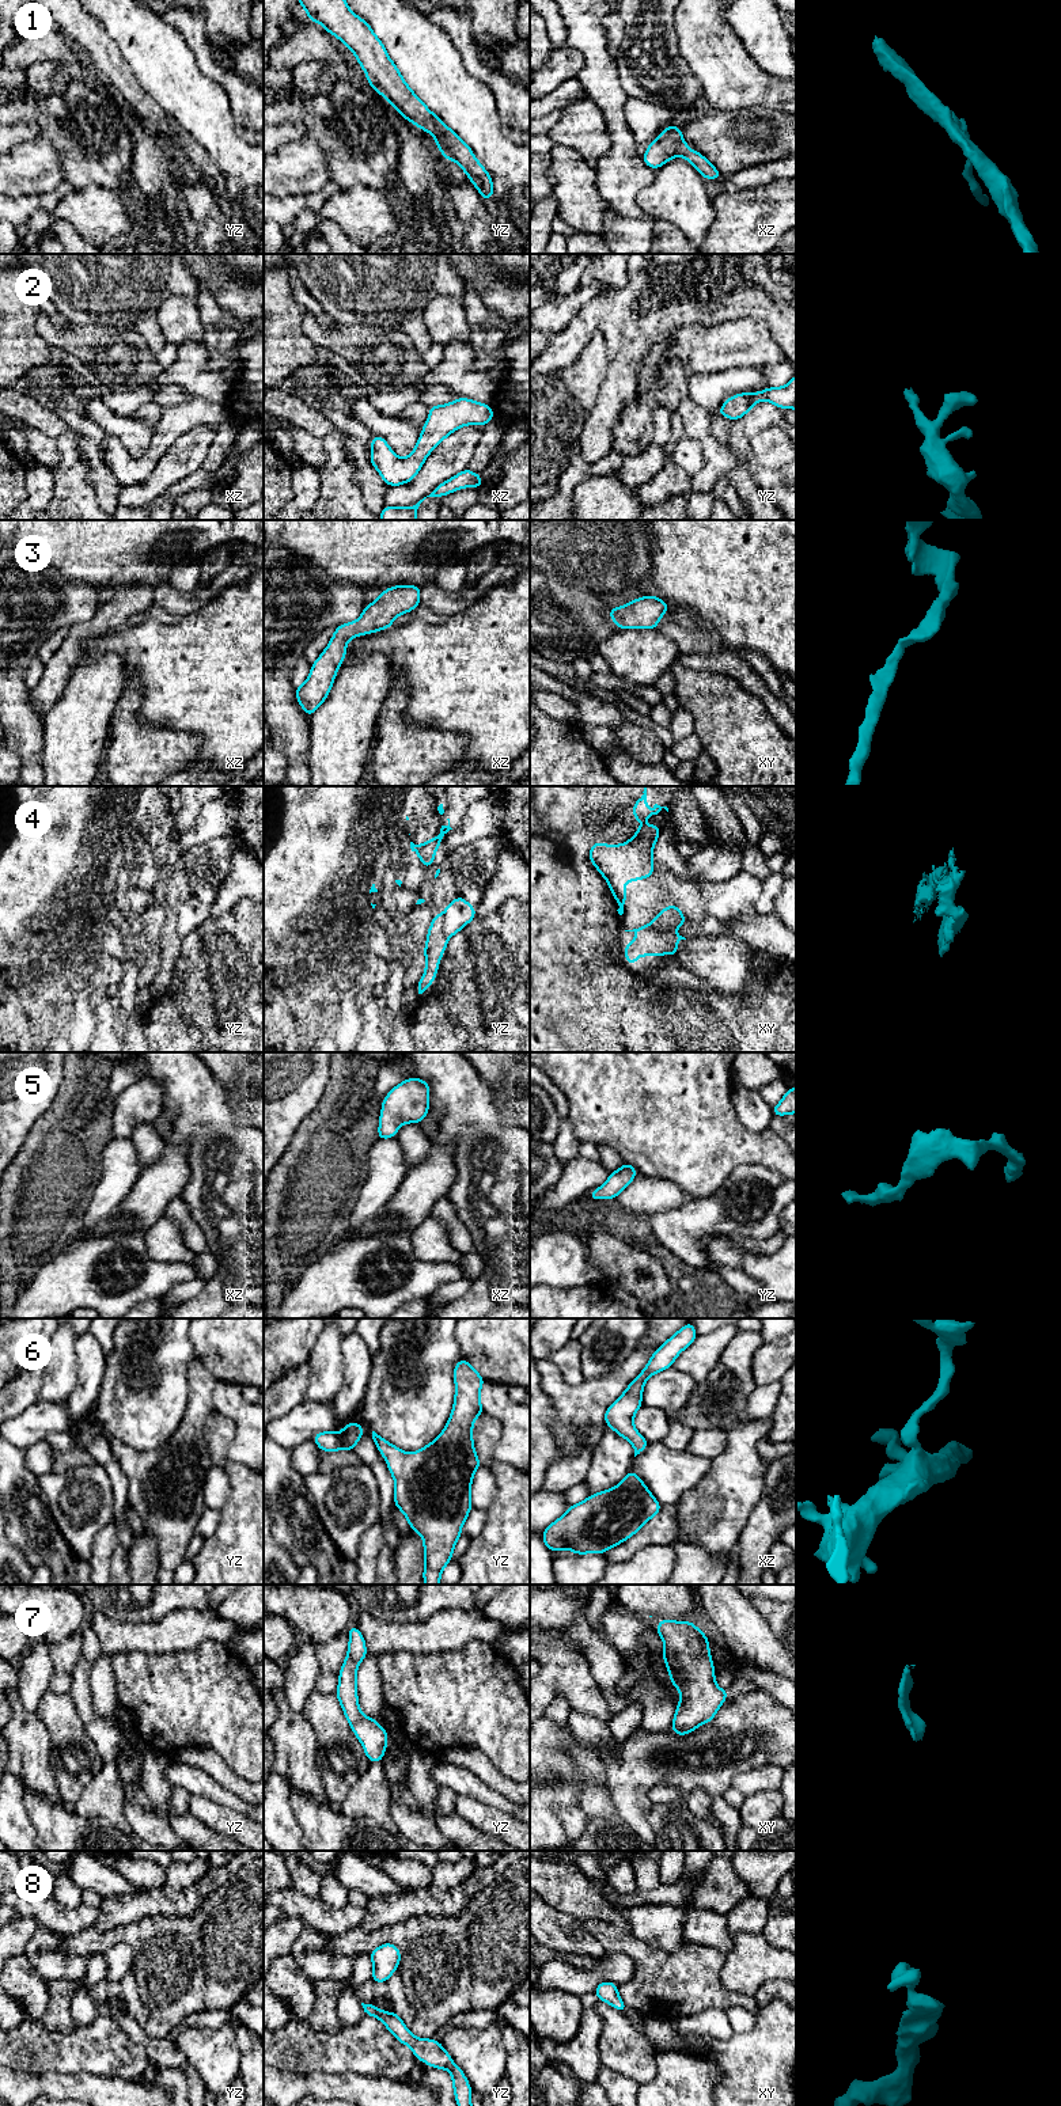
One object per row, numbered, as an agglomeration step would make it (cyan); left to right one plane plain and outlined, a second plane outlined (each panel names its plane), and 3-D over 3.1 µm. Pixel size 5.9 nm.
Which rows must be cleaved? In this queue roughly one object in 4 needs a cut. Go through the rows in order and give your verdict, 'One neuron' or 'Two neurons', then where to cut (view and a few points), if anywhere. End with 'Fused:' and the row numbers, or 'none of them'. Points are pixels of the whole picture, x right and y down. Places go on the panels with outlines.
1: One neuron. No split
2: One neuron. No split
3: One neuron. No split
4: One neuron. No split
5: One neuron. No split
6: One neuron. No split
7: One neuron. No split
8: One neuron. No split
Fused: none of them

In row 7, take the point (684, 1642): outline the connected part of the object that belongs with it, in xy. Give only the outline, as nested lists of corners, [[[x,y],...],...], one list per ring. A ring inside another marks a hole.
[[[660,1619],[656,1632],[664,1642],[663,1661],[668,1667],[670,1681],[681,1692],[671,1730],[682,1737],[694,1731],[700,1724],[711,1722],[728,1697],[728,1691],[716,1685],[709,1639],[691,1621]]]

